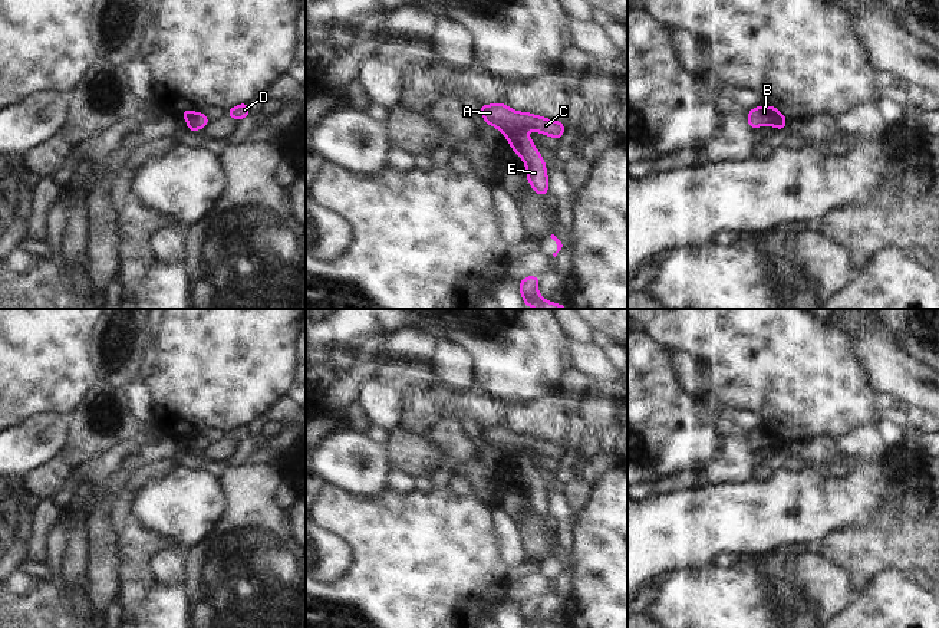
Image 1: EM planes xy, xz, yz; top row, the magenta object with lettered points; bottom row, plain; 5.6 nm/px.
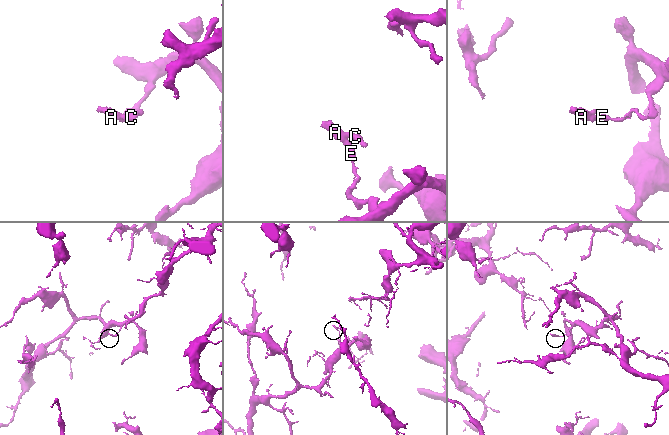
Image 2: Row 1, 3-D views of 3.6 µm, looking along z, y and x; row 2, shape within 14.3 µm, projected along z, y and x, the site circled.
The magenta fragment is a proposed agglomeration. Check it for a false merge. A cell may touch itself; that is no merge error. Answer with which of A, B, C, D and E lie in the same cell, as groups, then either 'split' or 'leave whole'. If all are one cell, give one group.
A B C D / E | split

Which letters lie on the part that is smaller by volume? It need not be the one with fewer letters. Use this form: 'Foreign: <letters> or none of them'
Foreign: A, B, C, D

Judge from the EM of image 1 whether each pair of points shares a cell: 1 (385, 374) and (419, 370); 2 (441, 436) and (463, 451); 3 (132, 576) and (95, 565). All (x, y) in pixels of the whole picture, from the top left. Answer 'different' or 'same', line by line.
1: same
2: same
3: different

